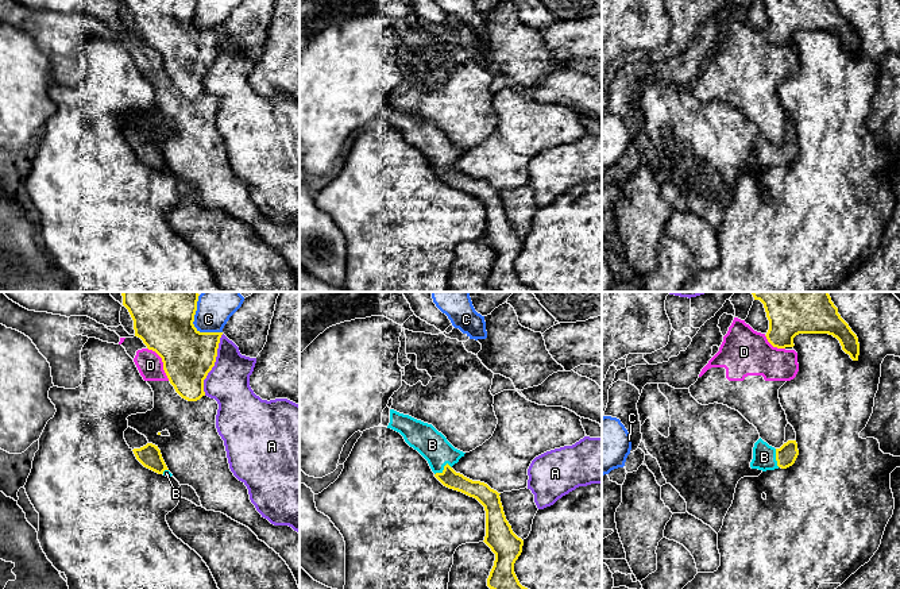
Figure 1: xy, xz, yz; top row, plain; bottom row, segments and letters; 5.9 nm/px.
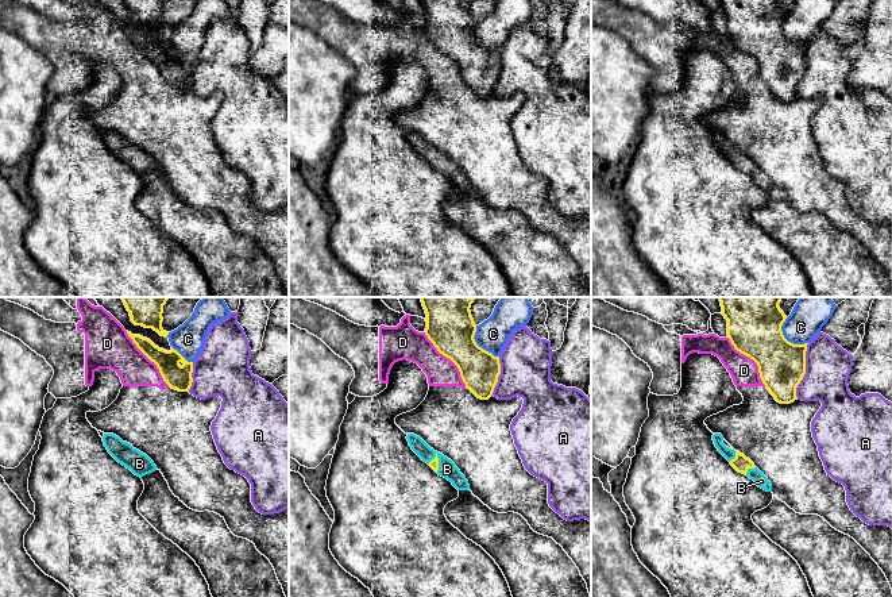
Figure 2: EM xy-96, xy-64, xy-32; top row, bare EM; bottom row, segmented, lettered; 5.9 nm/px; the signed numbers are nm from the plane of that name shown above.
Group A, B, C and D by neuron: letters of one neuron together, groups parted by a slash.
A / B / C / D

